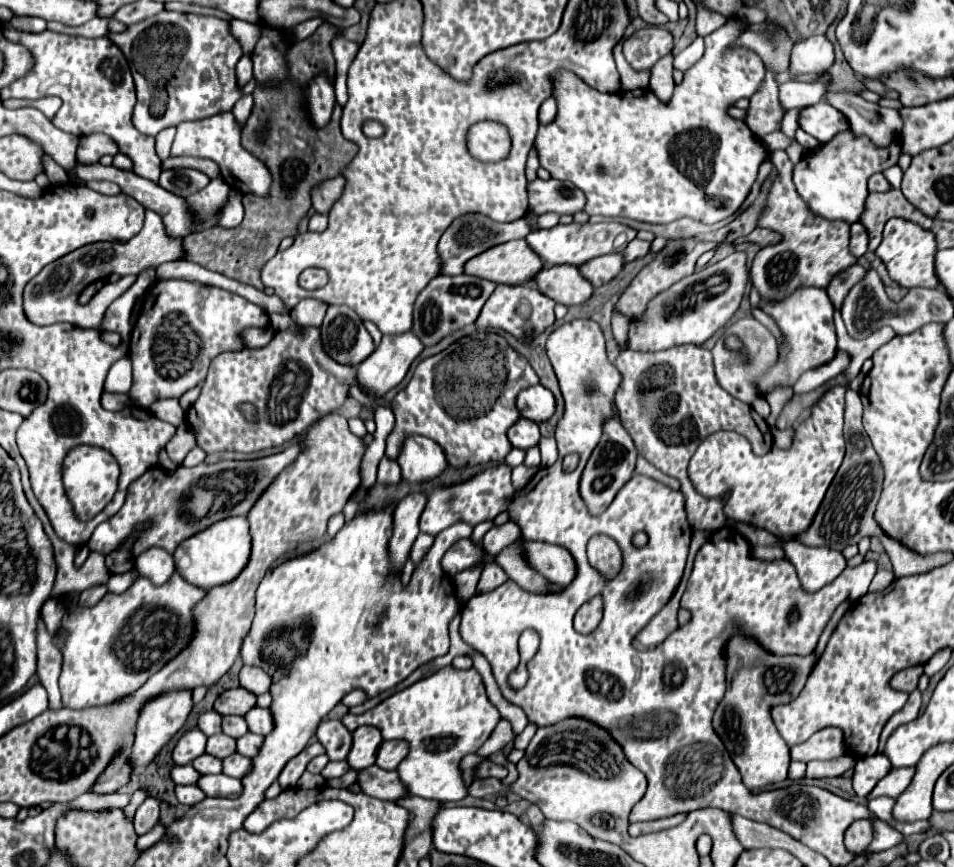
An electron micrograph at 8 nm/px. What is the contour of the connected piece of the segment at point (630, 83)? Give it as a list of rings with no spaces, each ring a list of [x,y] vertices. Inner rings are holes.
[[[621,44],[615,46],[613,54],[615,54],[617,70],[619,70],[619,74],[621,74],[619,92],[629,92],[629,90],[637,90],[637,88],[647,88],[647,86],[649,86],[649,76],[651,76],[651,72],[637,72],[637,70],[633,70],[633,68],[627,64],[627,60],[625,60],[625,56],[623,56],[623,52],[621,52]]]

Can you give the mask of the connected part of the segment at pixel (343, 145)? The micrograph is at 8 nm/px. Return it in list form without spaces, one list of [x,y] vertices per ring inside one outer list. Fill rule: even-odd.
[[[323,22],[309,38],[295,42],[289,52],[285,54],[285,62],[289,62],[289,76],[287,80],[275,84],[273,88],[269,86],[257,86],[253,92],[255,98],[255,106],[253,106],[253,114],[247,118],[245,126],[243,126],[243,134],[241,134],[241,142],[243,146],[257,156],[259,160],[263,160],[267,164],[267,168],[273,174],[273,188],[271,188],[271,196],[269,198],[257,198],[257,196],[245,196],[243,204],[245,204],[245,218],[237,228],[211,228],[209,232],[199,232],[199,234],[189,234],[185,236],[185,250],[189,250],[189,260],[201,264],[203,268],[215,270],[219,274],[225,274],[227,278],[239,280],[243,284],[251,284],[259,290],[263,290],[263,282],[261,282],[261,268],[265,266],[265,262],[269,262],[279,248],[279,242],[285,236],[295,236],[297,234],[297,224],[303,216],[307,216],[307,212],[311,210],[311,190],[321,184],[323,180],[335,178],[339,176],[349,162],[355,158],[357,154],[357,144],[343,138],[341,130],[339,130],[339,118],[341,118],[341,106],[335,104],[331,120],[327,126],[317,128],[307,112],[305,106],[305,88],[307,84],[317,76],[317,74],[327,74],[329,80],[333,80],[335,76],[335,60],[333,60],[333,52],[331,52],[331,40],[339,36],[339,28]]]

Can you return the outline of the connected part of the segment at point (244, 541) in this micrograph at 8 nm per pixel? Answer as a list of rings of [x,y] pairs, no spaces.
[[[235,516],[221,520],[207,530],[203,530],[197,536],[191,536],[191,540],[183,542],[175,552],[175,568],[177,572],[193,586],[199,586],[203,590],[223,586],[233,582],[249,564],[251,556],[251,532],[247,518]]]

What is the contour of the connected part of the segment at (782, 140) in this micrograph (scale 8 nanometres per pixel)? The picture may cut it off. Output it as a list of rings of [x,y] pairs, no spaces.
[[[771,132],[769,136],[765,136],[765,138],[763,138],[763,142],[767,144],[767,148],[769,148],[769,150],[785,150],[787,146],[791,146],[791,144],[793,144],[793,140],[791,140],[791,138],[787,138],[785,134],[777,134],[777,132]]]

